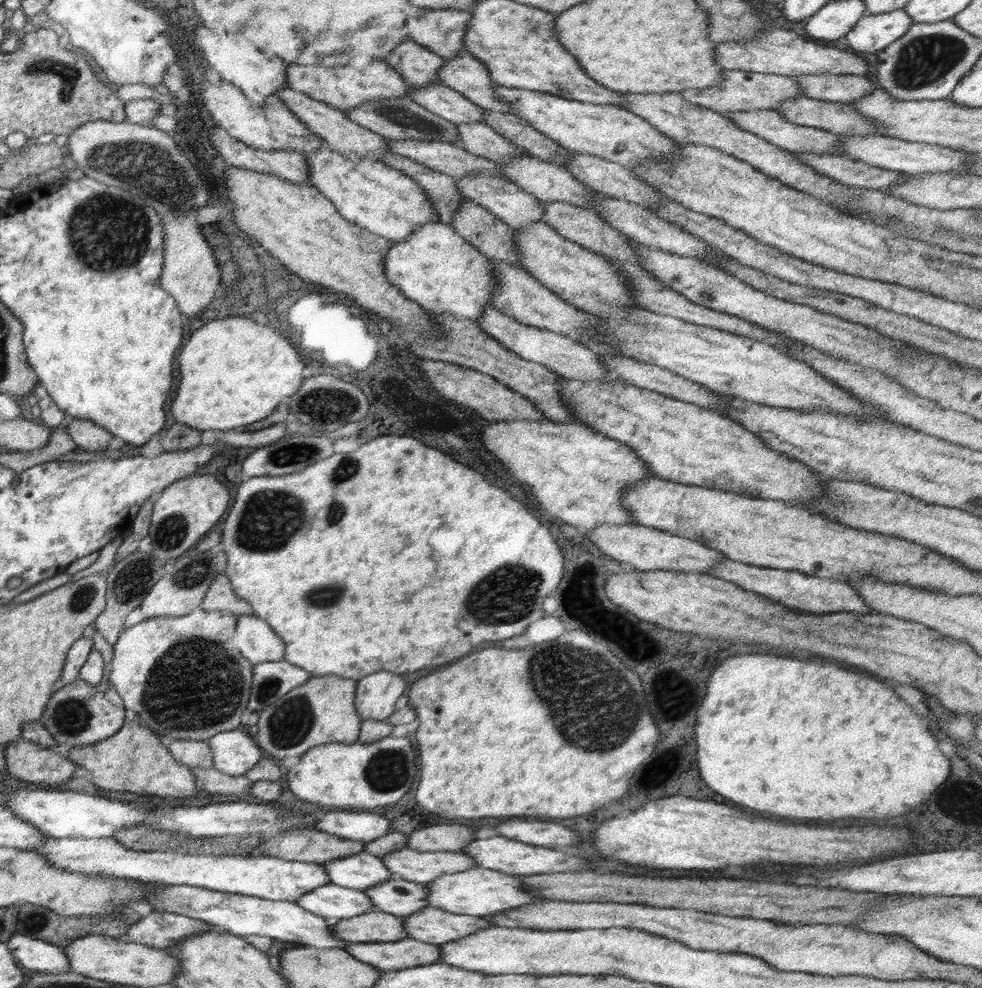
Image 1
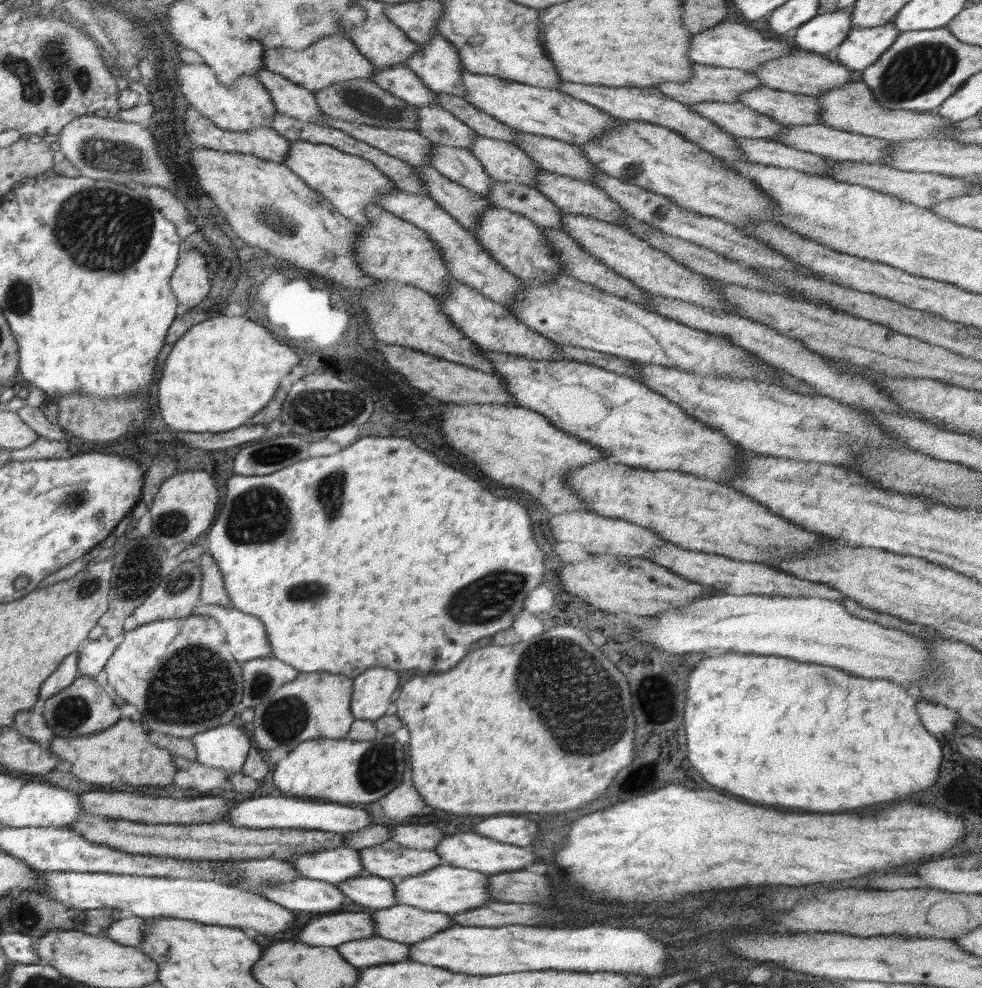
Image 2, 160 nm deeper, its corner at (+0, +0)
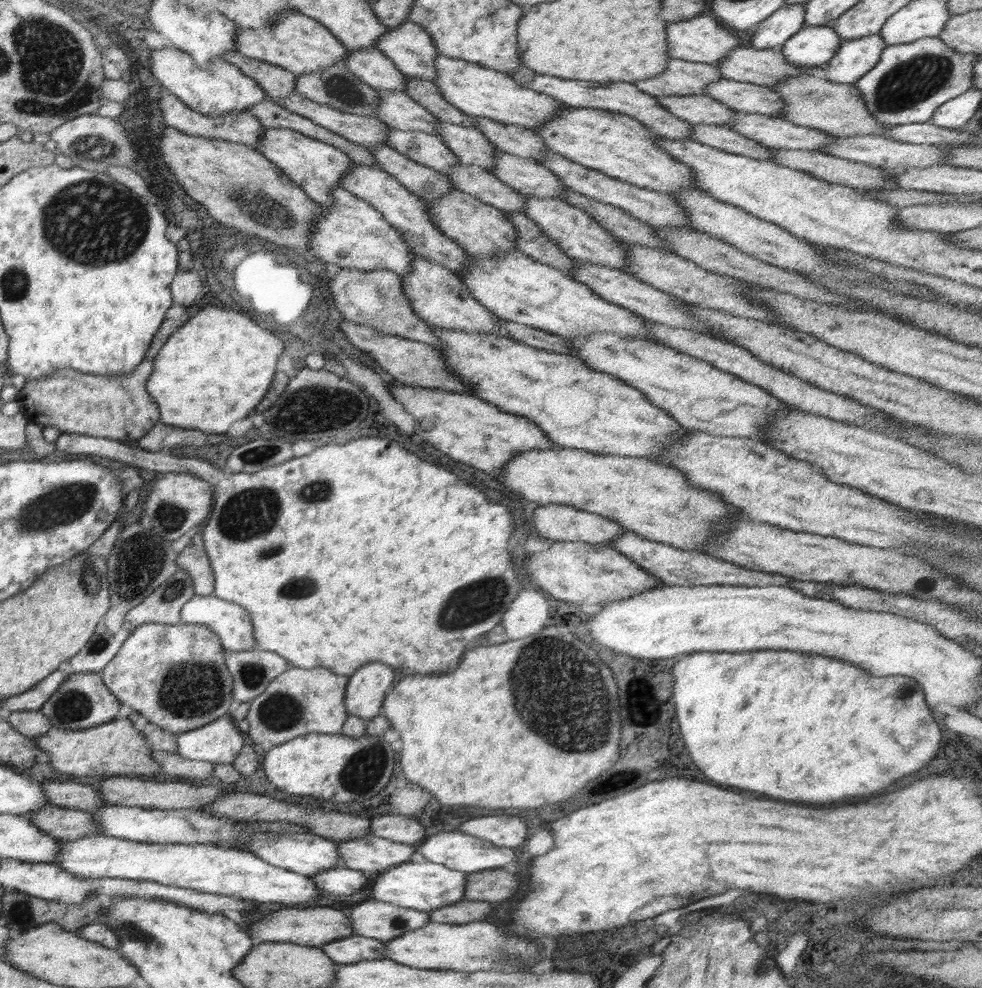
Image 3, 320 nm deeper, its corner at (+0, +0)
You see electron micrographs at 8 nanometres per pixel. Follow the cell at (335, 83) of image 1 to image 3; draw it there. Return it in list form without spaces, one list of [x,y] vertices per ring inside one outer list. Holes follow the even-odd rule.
[[[300,11],[284,13],[266,28],[251,29],[238,25],[237,34],[235,46],[239,54],[281,66],[296,76],[327,69],[328,66],[343,62],[350,54],[350,50],[338,42],[323,24]]]

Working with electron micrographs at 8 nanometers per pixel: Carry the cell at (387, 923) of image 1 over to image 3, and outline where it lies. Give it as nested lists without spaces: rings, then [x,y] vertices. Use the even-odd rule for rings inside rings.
[[[291,906],[270,912],[258,920],[247,918],[246,931],[256,944],[266,942],[289,942],[302,946],[321,947],[327,942],[354,935],[347,913],[332,907]]]

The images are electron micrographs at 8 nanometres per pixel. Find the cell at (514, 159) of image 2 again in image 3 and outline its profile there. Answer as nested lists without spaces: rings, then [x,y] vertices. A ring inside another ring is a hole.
[[[442,122],[437,124],[437,135],[460,163],[476,165],[486,170],[493,169],[495,152],[500,150],[473,126]]]

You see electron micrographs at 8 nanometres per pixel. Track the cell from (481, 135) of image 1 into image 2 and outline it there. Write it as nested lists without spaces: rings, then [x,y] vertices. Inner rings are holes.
[[[438,105],[417,107],[417,131],[431,142],[468,149],[478,137],[475,130]]]

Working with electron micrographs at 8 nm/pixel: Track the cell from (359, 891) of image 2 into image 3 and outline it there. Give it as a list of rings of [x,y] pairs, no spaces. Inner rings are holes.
[[[343,867],[324,870],[320,874],[308,876],[315,885],[326,892],[334,895],[350,895],[366,890],[371,885],[372,876],[362,871],[344,869]]]

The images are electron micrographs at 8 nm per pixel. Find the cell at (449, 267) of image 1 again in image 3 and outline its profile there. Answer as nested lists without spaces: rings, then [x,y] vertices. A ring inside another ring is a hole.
[[[336,187],[331,205],[322,205],[323,215],[311,230],[310,252],[322,265],[332,263],[340,269],[370,271],[387,269],[401,277],[412,272],[412,260],[416,253],[404,243],[404,236],[396,230],[379,210],[355,194]]]

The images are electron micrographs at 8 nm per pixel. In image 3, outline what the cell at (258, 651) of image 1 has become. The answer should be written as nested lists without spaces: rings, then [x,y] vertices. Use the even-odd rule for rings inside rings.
[[[195,595],[183,606],[179,614],[179,623],[182,624],[205,624],[222,640],[222,645],[228,647],[229,651],[242,652],[250,649],[256,649],[258,643],[255,641],[254,625],[251,621],[251,613],[243,606],[235,602],[225,601],[217,596]]]

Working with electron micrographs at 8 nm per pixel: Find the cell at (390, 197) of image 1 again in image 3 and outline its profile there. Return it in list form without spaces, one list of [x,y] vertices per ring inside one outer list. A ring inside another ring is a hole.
[[[266,128],[262,142],[254,148],[276,166],[282,167],[292,182],[300,186],[312,200],[324,206],[332,204],[331,192],[339,187],[339,180],[356,164],[338,148],[285,128]]]

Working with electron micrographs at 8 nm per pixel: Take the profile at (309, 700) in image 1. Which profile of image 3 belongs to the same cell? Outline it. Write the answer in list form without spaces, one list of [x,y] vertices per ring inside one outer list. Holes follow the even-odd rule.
[[[294,666],[279,675],[280,678],[276,678],[272,686],[267,686],[264,693],[250,701],[245,719],[250,723],[248,737],[251,744],[278,746],[312,733],[340,733],[344,722],[349,718],[344,704],[348,677],[334,674],[322,667],[305,669]]]

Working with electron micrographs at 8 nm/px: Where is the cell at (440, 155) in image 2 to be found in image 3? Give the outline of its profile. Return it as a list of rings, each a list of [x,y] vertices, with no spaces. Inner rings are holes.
[[[392,128],[387,136],[389,136],[387,138],[389,147],[442,174],[448,174],[454,165],[460,163],[457,156],[438,135]]]

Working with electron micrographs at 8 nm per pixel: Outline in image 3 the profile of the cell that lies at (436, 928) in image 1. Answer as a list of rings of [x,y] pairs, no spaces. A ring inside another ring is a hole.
[[[372,900],[351,906],[345,912],[354,934],[381,941],[391,941],[431,921],[426,911]]]

